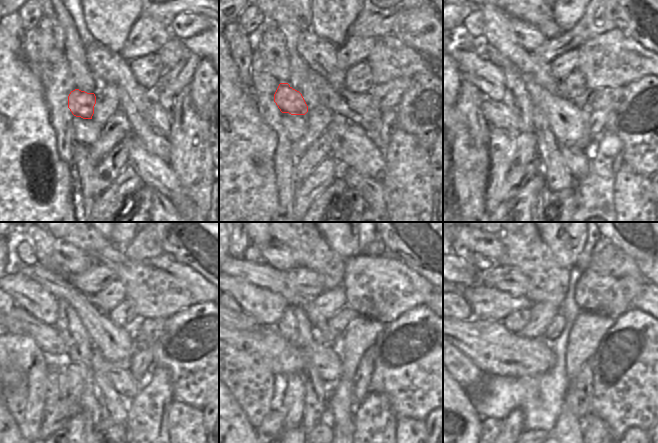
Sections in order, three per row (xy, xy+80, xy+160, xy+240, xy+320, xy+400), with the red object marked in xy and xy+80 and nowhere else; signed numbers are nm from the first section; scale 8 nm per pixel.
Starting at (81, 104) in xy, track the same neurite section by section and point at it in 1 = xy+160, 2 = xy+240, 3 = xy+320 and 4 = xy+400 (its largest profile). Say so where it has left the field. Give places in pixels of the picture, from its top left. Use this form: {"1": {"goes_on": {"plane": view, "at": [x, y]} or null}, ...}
{"1": {"goes_on": {"plane": "xy+160", "at": [488, 77]}}, "2": {"goes_on": {"plane": "xy+240", "at": [28, 295]}}, "3": {"goes_on": {"plane": "xy+320", "at": [249, 297]}}, "4": {"goes_on": {"plane": "xy+400", "at": [473, 294]}}}

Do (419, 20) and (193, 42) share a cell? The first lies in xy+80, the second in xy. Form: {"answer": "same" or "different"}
{"answer": "different"}

